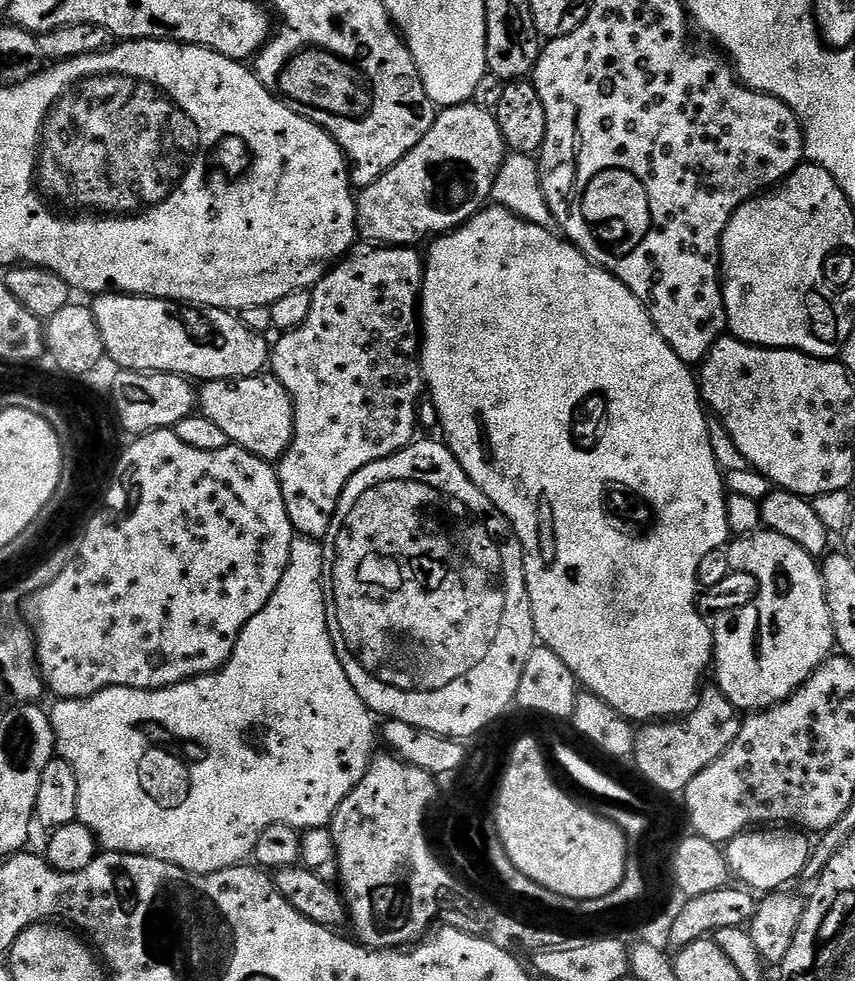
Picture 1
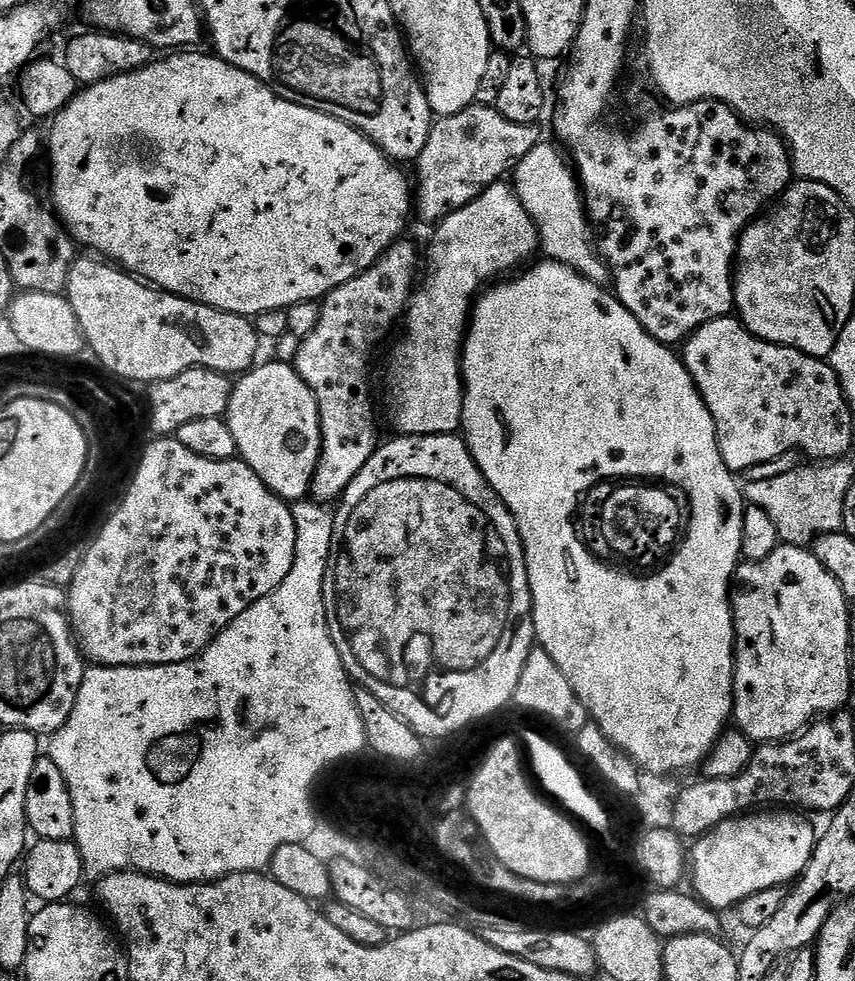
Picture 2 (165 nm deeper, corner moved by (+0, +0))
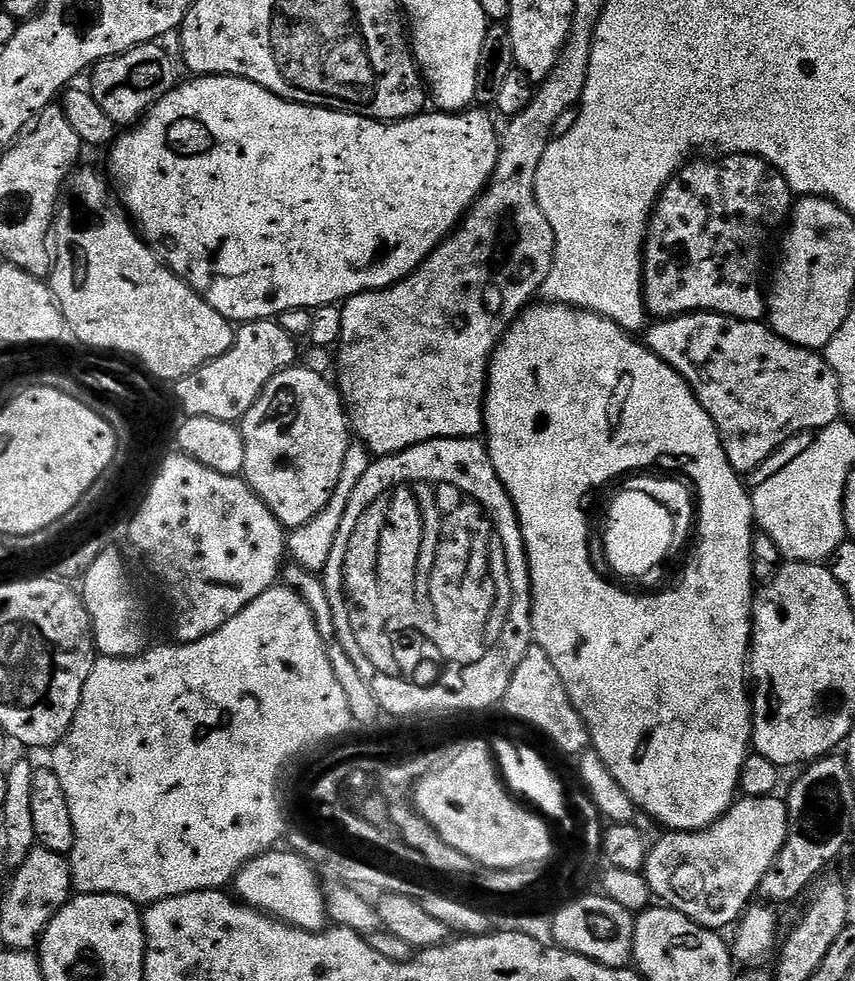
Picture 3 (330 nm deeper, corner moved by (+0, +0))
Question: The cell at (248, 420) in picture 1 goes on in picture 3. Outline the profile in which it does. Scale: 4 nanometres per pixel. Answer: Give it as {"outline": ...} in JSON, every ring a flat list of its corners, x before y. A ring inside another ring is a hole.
{"outline":[[293,366,274,374,262,390,258,402,239,421,238,427,246,446,246,462,242,473,256,497,275,514,285,529,301,528,322,510,338,486,342,462,350,443,350,421,339,387,312,368]]}

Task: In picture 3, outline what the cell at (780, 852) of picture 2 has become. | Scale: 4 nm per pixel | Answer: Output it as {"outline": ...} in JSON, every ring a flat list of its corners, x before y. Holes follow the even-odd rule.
{"outline":[[744,796,718,822,700,832,663,833,649,847,642,874,661,903,686,914,696,925,721,931,739,921,759,891,762,878,785,844,788,826,788,805,781,797]]}

